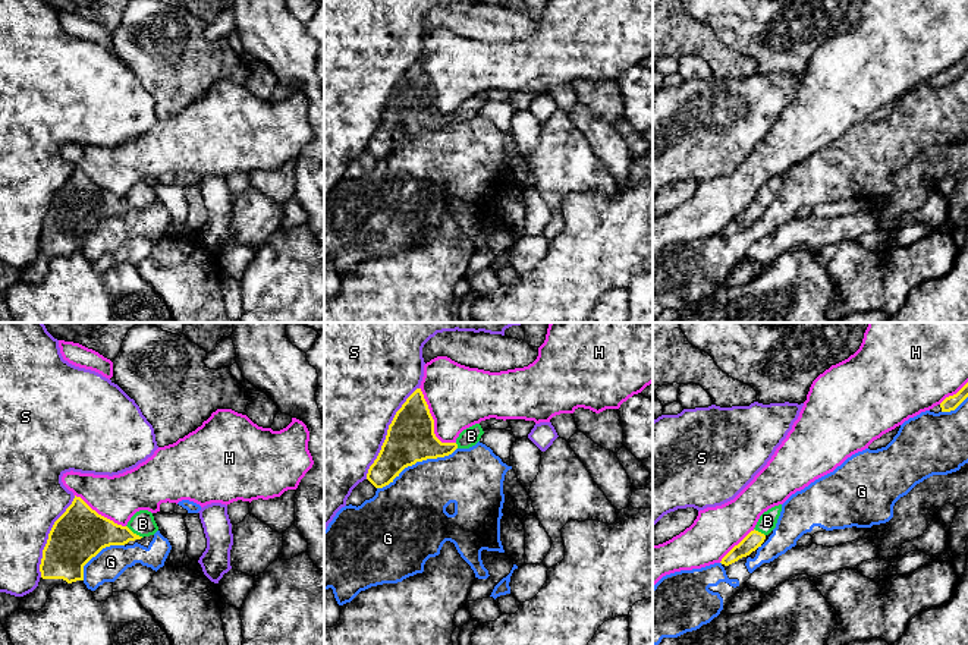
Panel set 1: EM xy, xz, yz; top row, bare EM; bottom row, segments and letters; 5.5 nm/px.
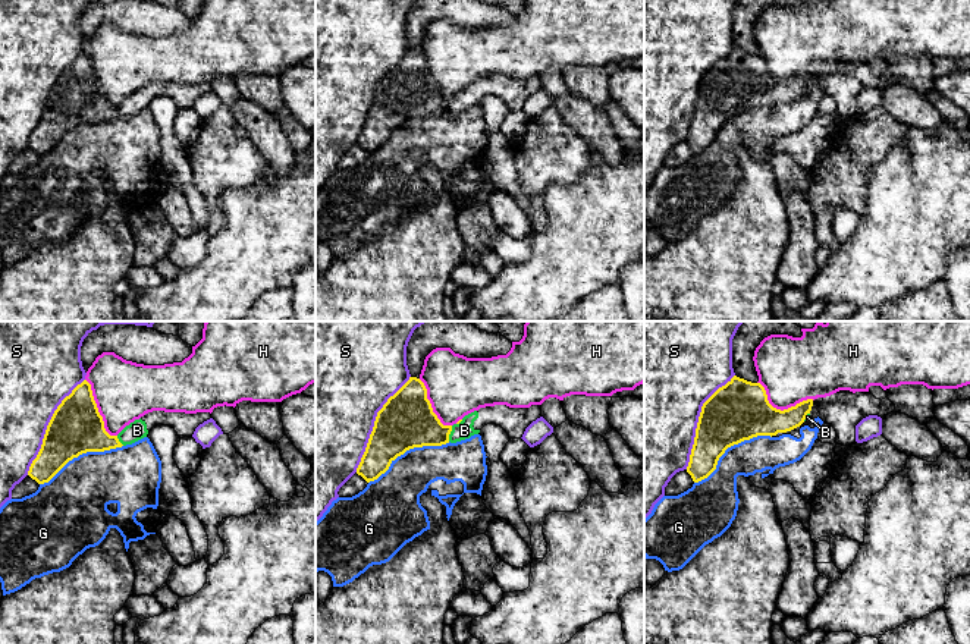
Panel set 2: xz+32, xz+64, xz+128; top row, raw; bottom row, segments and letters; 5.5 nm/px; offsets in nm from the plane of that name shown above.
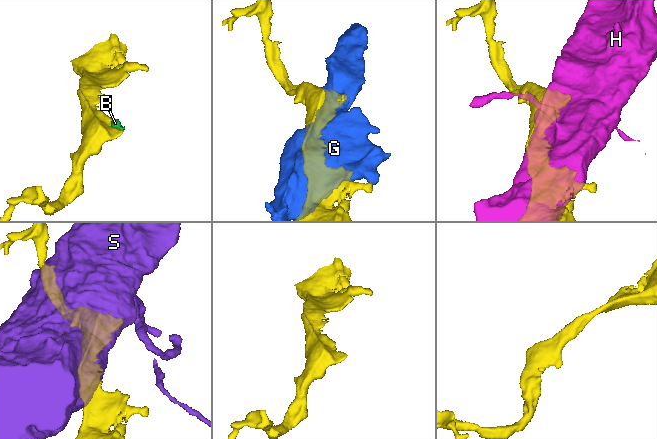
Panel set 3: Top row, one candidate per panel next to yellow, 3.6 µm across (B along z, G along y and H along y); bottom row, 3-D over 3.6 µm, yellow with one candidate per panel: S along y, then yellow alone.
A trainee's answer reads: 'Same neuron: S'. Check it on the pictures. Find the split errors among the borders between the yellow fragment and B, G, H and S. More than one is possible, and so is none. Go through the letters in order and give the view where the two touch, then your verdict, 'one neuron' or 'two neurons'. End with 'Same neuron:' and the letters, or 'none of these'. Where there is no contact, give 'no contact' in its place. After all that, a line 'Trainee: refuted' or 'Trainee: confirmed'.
B: xy | one neuron
G: xz | two neurons
H: xz | two neurons
S: xz | two neurons
Same neuron: B
Trainee: refuted

